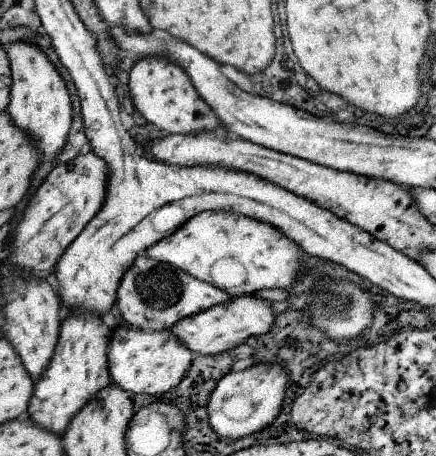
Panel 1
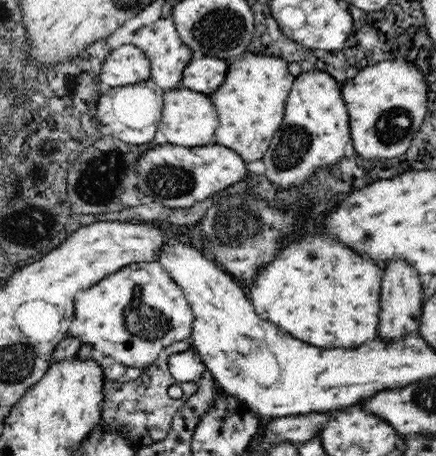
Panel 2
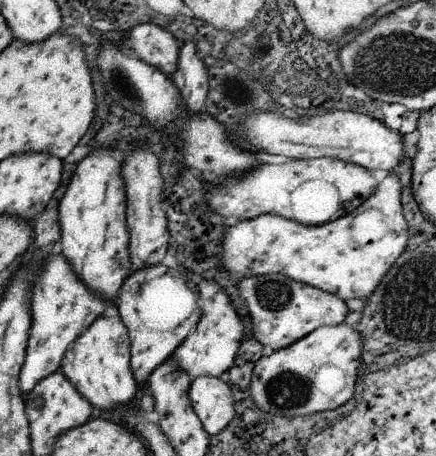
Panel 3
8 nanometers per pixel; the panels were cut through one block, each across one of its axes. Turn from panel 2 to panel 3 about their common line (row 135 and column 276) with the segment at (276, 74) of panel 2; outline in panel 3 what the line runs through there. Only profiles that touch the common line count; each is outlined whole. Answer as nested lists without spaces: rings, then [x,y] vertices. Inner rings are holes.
[[[389,172],[379,182],[377,192],[367,202],[363,202],[363,206],[357,206],[353,214],[347,214],[335,222],[329,222],[323,226],[303,226],[299,222],[291,222],[275,214],[265,214],[255,220],[239,222],[227,228],[225,236],[221,238],[221,266],[227,272],[231,272],[231,276],[235,278],[259,278],[259,276],[283,274],[295,282],[335,294],[343,298],[343,302],[347,302],[349,298],[365,300],[375,290],[377,282],[395,262],[395,258],[403,252],[403,246],[407,240],[407,220],[401,210],[403,206],[401,196],[403,196],[401,178]]]

